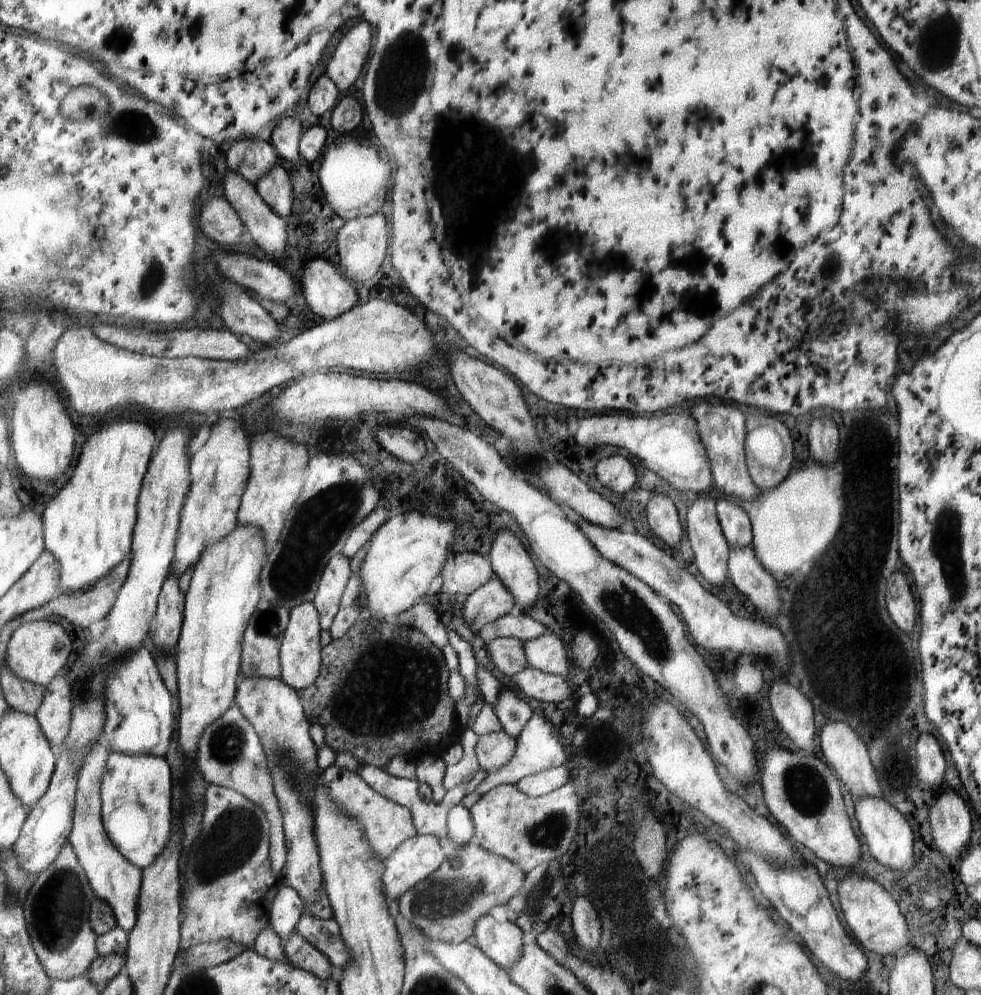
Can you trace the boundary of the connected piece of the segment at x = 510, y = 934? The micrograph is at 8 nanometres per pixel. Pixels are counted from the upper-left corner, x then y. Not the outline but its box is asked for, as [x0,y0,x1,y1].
[473,914,522,971]

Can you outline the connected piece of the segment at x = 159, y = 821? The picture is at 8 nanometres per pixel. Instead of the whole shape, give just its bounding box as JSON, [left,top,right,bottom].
[103,753,175,870]

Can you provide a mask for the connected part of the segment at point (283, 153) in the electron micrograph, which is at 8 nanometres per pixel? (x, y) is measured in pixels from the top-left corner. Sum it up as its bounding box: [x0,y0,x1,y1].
[271,116,302,161]

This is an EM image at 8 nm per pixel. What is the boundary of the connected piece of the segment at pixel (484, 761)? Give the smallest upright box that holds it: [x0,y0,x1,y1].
[475,729,517,775]

